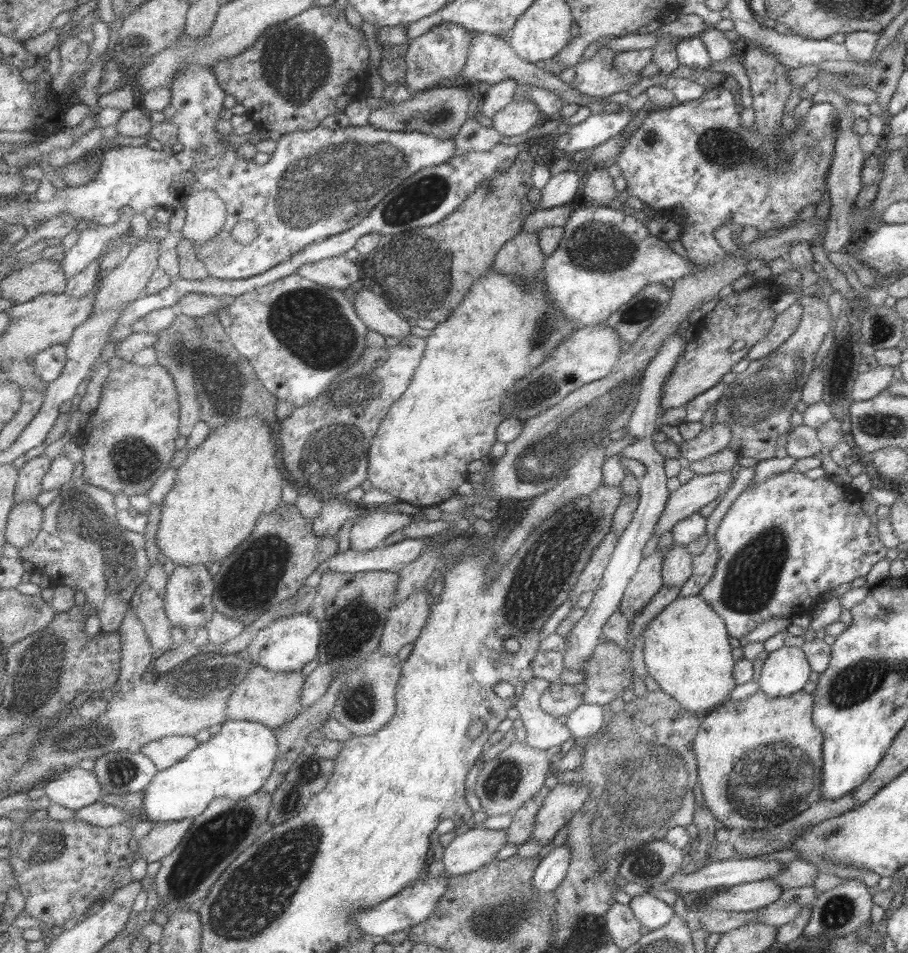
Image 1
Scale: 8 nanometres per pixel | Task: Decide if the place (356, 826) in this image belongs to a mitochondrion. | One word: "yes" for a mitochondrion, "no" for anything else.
no

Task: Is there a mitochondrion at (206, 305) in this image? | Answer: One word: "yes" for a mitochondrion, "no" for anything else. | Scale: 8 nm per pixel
no

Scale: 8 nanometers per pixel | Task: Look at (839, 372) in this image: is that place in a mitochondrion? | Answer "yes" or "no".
no

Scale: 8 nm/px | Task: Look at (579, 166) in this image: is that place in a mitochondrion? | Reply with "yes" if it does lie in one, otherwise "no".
no

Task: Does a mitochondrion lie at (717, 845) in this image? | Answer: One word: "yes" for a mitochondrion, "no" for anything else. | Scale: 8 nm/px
no

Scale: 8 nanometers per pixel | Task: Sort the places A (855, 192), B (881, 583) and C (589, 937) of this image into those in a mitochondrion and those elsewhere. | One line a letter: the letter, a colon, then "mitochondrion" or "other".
A: other
B: other
C: mitochondrion

